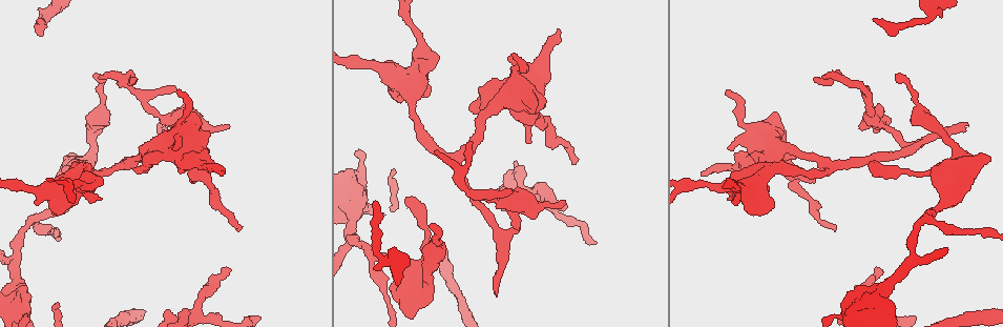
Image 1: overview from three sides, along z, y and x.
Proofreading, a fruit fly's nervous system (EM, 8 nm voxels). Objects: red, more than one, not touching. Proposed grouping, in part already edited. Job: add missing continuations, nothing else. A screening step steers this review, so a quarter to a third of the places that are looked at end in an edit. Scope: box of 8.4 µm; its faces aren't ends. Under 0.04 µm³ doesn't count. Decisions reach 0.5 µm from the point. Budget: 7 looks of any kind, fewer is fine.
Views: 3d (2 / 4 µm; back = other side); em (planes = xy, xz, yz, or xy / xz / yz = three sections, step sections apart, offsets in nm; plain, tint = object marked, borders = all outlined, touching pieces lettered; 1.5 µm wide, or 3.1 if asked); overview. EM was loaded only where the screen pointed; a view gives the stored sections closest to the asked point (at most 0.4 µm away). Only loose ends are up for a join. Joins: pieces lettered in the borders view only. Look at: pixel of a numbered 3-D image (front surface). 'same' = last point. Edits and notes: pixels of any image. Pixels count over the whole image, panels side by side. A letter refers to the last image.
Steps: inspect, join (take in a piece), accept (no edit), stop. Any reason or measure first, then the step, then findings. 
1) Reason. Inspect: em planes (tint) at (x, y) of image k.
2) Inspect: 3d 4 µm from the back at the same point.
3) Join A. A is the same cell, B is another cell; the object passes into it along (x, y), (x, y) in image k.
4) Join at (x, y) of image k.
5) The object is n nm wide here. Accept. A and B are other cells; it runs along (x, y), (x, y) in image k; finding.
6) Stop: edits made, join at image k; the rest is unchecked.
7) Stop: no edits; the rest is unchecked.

Branch stops here. Inspect: em planes (borders) at (966, 122) of image 1.

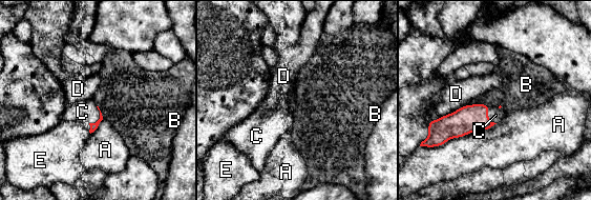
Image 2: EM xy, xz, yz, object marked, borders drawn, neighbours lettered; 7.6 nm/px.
Join C. C is the same cell, A, B, D and E are other cells; it goes on there.

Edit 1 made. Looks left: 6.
Branch stops here. Inspect: 3d 2 µm at (815, 182) of image 1.

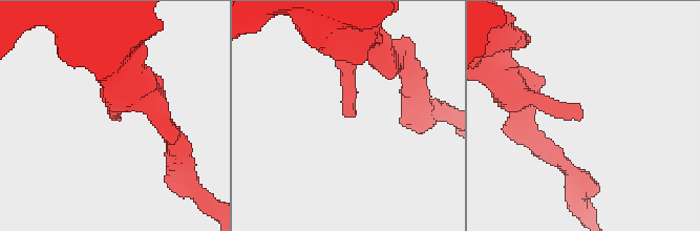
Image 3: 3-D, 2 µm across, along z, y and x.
Shape alone is not enough. Inspect: em planes (borders) at (576, 116) of image 3.

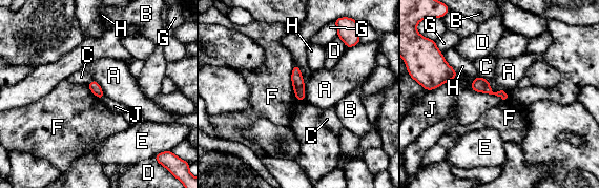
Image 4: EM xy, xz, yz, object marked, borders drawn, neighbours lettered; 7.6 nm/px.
Accept. A, B, C, D, E, F, G, H and J are other cells; a border runs along (292, 64), (291, 85), (301, 102) in image 4; no lettered piece goes on from it.

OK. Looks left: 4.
Inspect: overview.

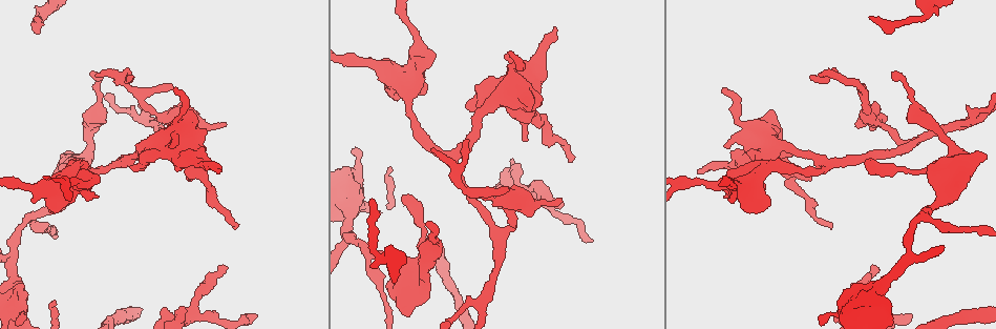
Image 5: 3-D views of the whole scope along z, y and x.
End of a long branch. Inspect: 3d 4 µm at (407, 197) of image 5.

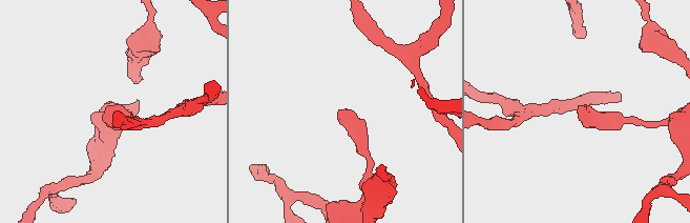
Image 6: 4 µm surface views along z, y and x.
Shape alone is not enough. Inspect: em planes (borders) at (344, 111) of image 6.

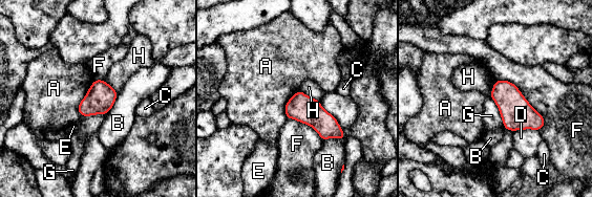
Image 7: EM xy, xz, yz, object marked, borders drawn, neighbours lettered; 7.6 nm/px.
Accept. A, B, C, D, E, F, G and H are other cells; a border runs along (94, 80), (79, 104), (80, 116) in image 7; no lettered piece goes on from it.

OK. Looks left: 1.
Stop: edits made, join at image 2; the rest is unchecked.

